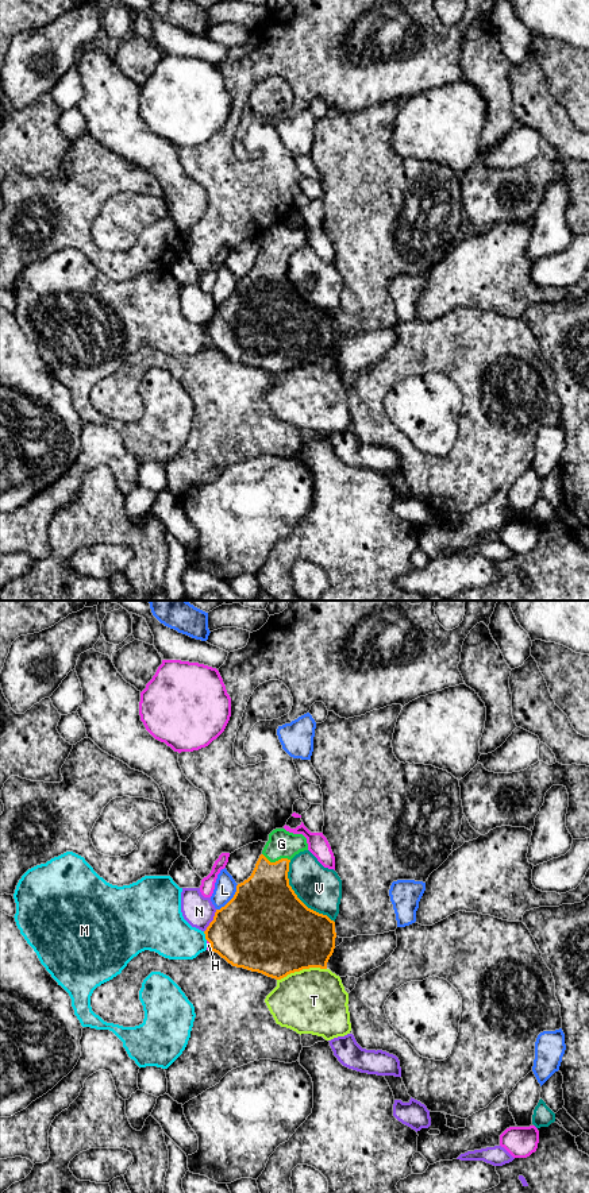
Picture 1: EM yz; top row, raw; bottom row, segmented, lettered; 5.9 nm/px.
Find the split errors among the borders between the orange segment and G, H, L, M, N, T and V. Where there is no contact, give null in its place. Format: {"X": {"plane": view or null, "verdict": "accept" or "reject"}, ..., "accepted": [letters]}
{"G": {"plane": "yz", "verdict": "accept"}, "H": {"plane": "yz", "verdict": "reject"}, "L": {"plane": "yz", "verdict": "reject"}, "M": {"plane": "yz", "verdict": "reject"}, "N": {"plane": "yz", "verdict": "reject"}, "T": {"plane": "yz", "verdict": "reject"}, "V": {"plane": "yz", "verdict": "reject"}, "accepted": ["G"]}

